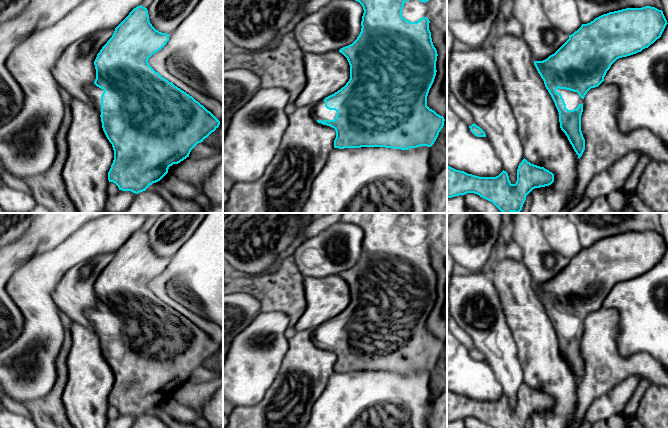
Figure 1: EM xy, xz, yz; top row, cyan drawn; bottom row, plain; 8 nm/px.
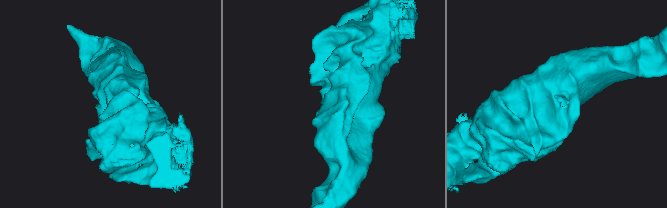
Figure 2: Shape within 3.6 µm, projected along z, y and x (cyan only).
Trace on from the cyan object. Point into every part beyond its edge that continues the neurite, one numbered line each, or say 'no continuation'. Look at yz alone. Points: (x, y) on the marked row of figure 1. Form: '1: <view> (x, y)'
1: yz (572, 99)

